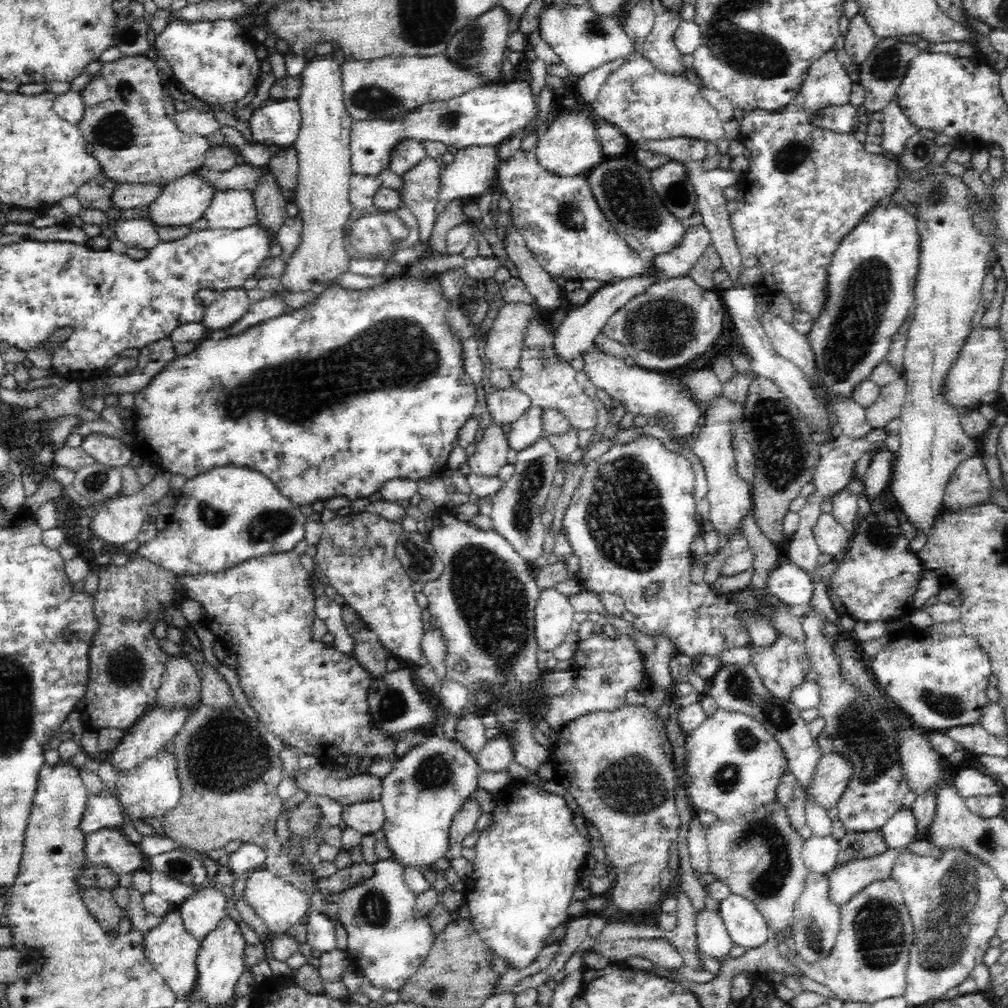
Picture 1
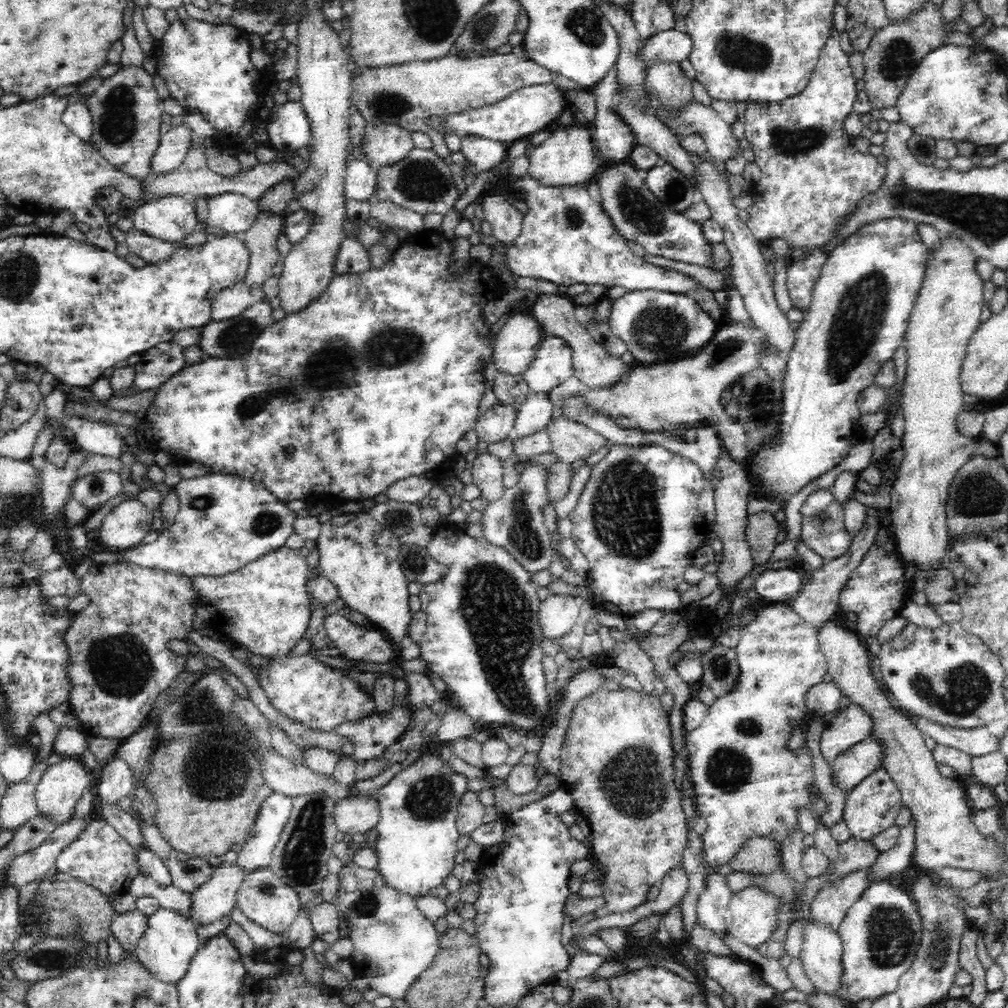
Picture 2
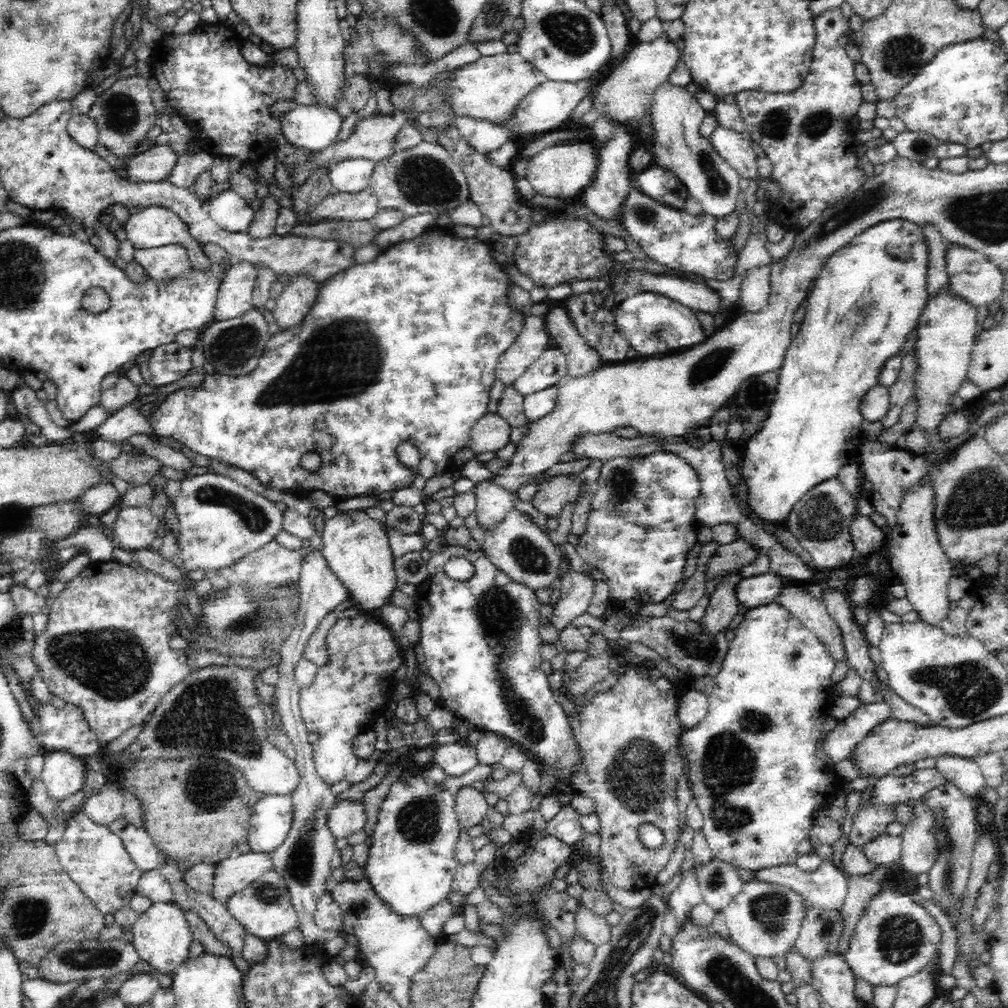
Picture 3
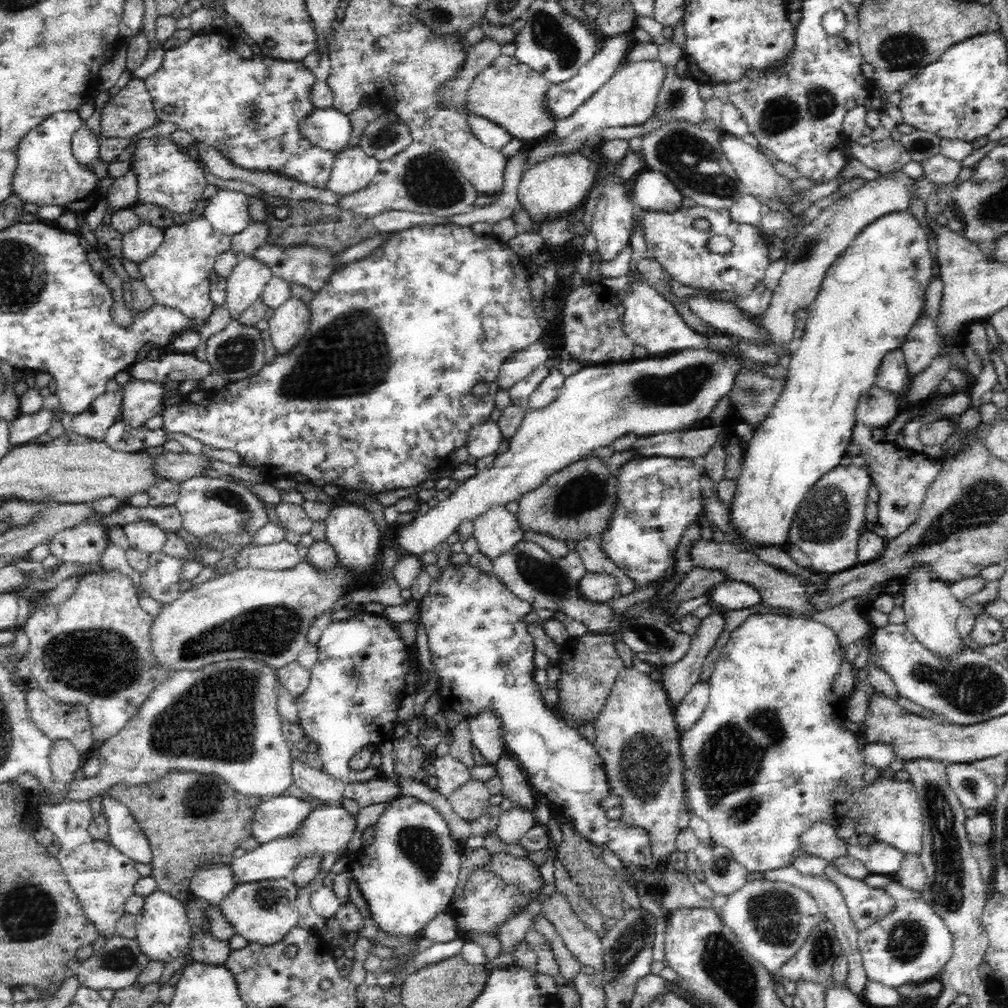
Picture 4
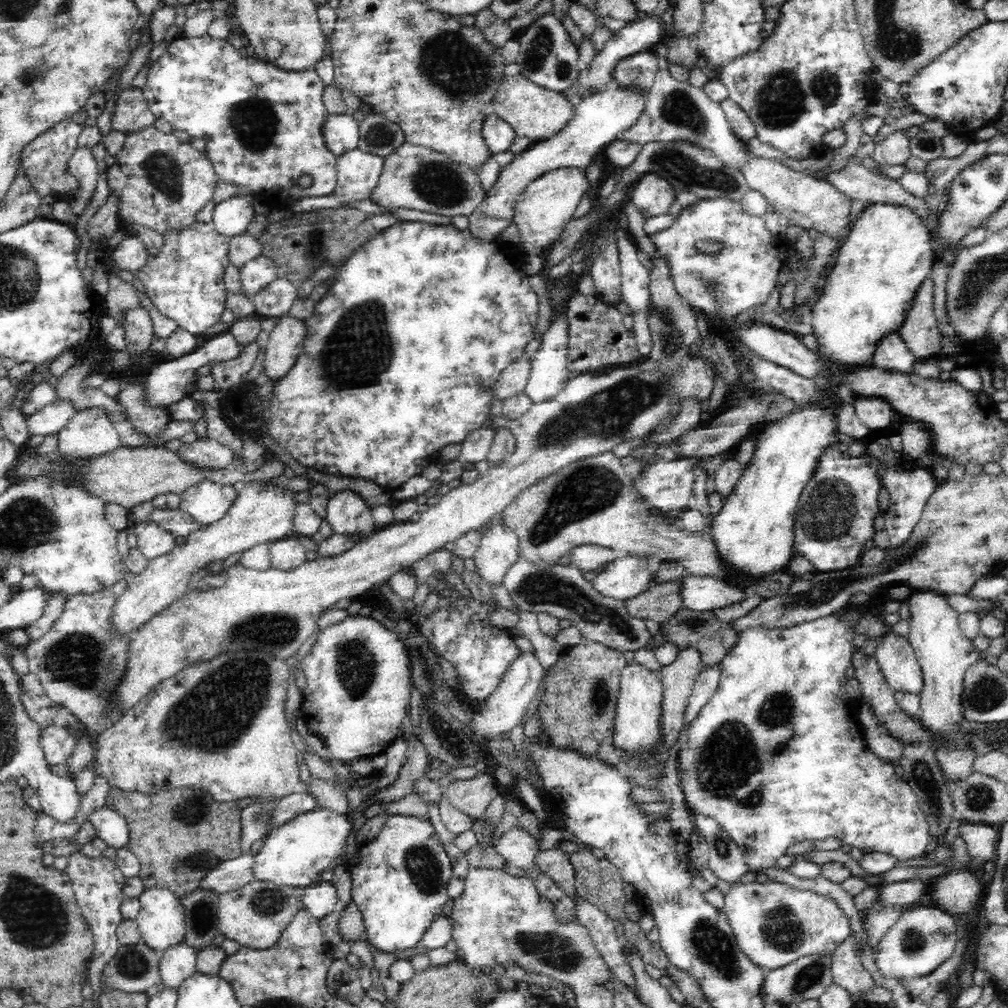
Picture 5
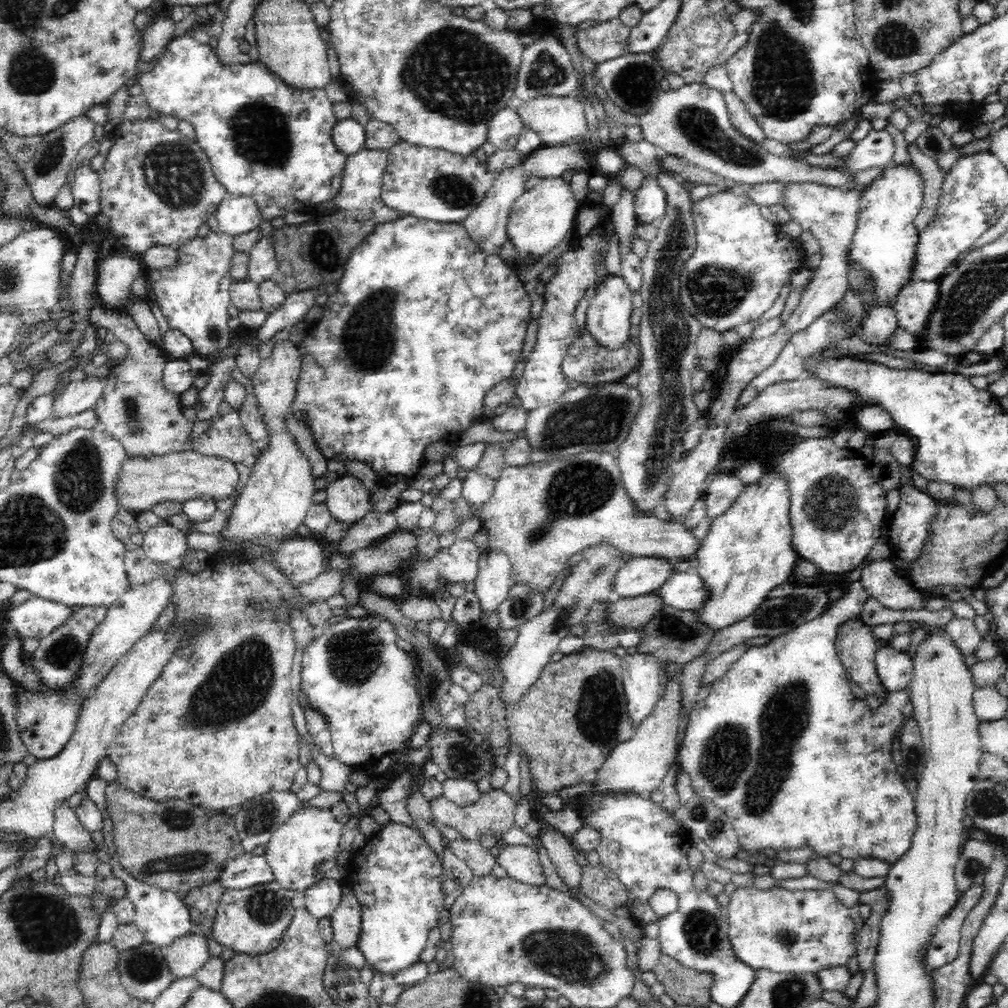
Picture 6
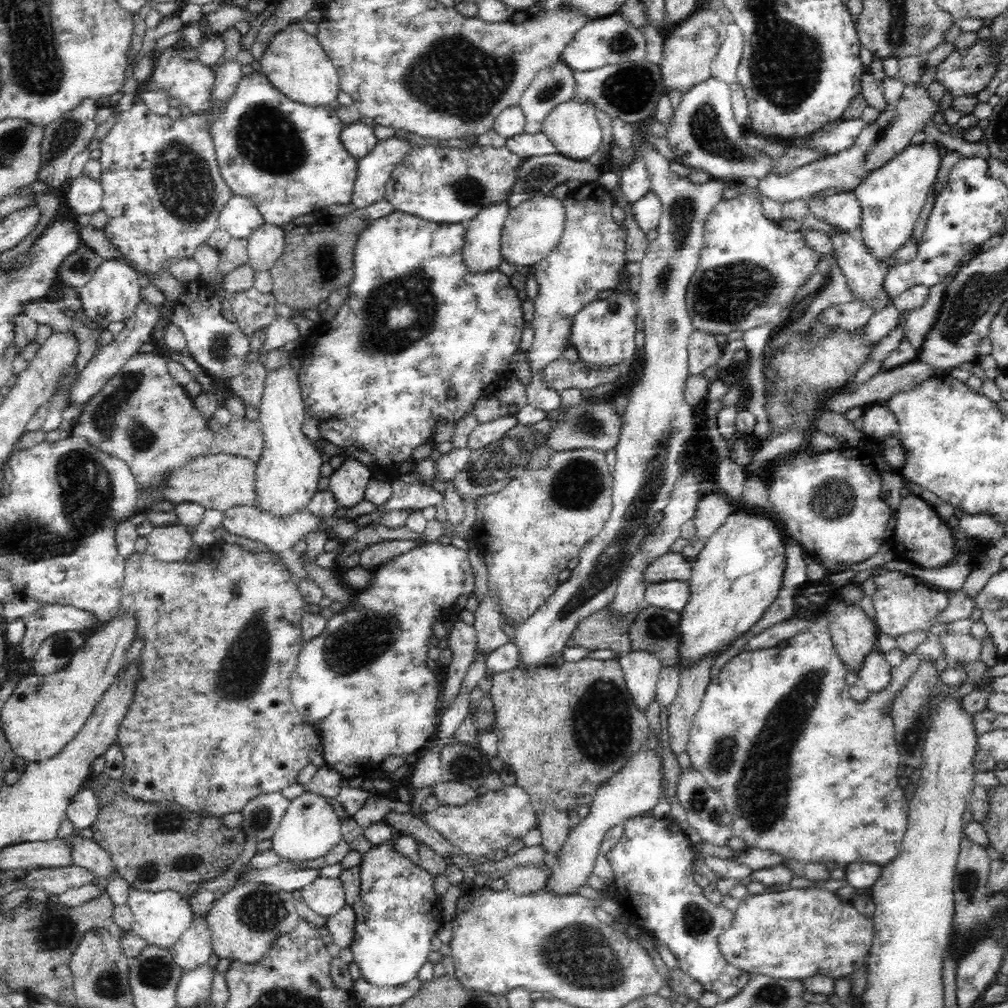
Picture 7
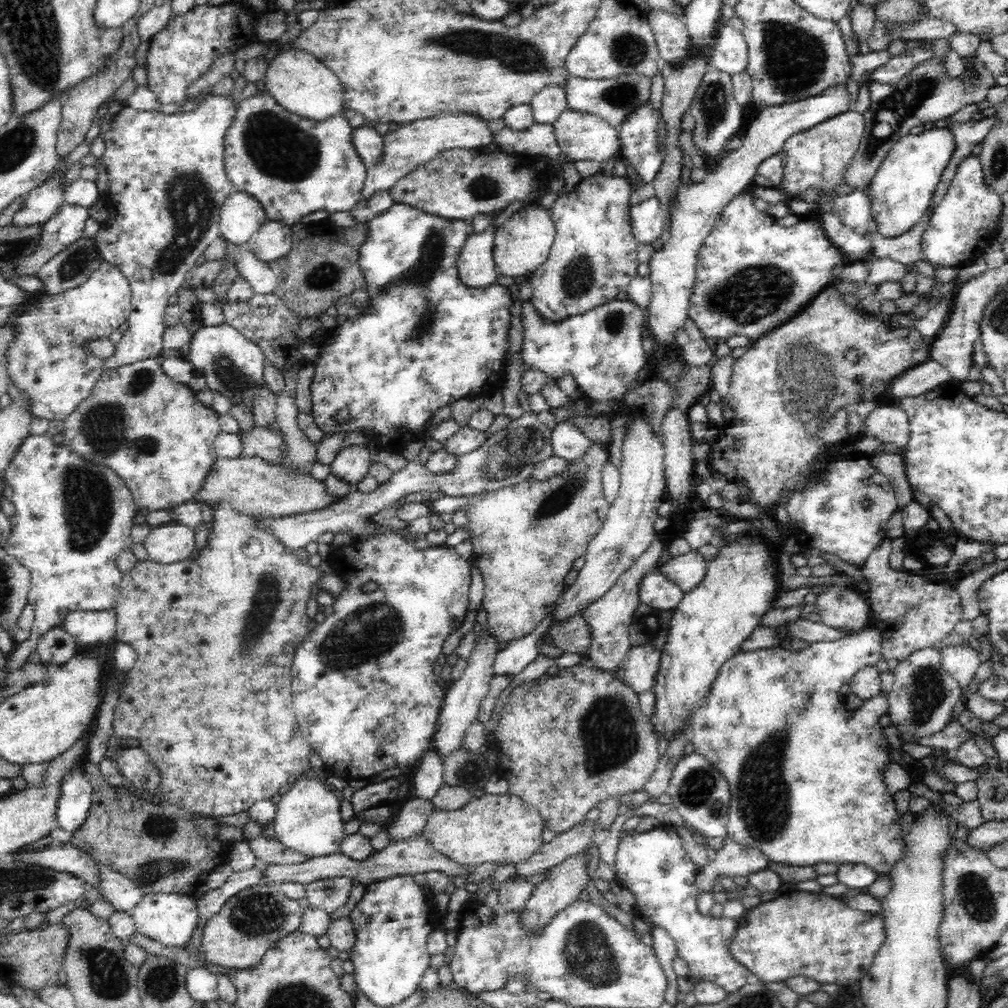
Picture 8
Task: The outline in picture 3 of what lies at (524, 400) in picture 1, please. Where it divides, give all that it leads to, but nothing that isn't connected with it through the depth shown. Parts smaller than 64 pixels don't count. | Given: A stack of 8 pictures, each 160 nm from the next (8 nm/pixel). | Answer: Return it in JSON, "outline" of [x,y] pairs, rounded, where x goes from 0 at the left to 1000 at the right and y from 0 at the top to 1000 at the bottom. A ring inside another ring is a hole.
{"outline":[[[493,409],[481,411],[467,425],[467,438],[464,442],[472,451],[491,448],[506,438],[507,426],[508,423]]]}

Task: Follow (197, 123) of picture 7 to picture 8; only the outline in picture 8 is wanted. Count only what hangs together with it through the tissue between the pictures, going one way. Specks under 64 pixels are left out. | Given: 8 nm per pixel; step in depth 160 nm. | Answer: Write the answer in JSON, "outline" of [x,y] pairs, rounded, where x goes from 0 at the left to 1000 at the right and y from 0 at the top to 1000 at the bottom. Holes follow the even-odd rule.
{"outline":[[[207,92],[200,95],[192,109],[179,109],[175,113],[123,105],[109,129],[100,134],[104,140],[104,151],[99,158],[104,163],[109,185],[108,192],[103,195],[108,213],[100,220],[93,240],[100,259],[115,264],[128,278],[130,309],[126,315],[128,324],[114,342],[113,351],[101,357],[99,370],[105,371],[109,366],[141,356],[156,355],[162,347],[162,330],[166,324],[163,307],[168,303],[167,296],[184,282],[185,274],[206,244],[219,236],[218,210],[223,197],[233,188],[224,173],[221,138],[234,110],[230,95],[222,97]]]}

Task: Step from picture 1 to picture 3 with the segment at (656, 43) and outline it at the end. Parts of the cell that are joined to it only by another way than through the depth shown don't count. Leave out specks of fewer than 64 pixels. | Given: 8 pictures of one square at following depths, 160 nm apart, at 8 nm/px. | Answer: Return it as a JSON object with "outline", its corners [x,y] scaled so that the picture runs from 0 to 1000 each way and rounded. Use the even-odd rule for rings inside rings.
{"outline":[[[659,79],[651,85],[649,97],[646,103],[646,120],[648,121],[649,133],[643,148],[648,153],[648,163],[668,170],[677,183],[682,187],[684,195],[689,196],[695,203],[698,211],[708,214],[711,218],[724,214],[730,208],[730,200],[734,186],[732,185],[733,173],[720,161],[710,148],[705,144],[705,136],[698,136],[694,132],[694,124],[700,115],[700,110],[694,105],[691,97],[685,93],[681,85],[670,85]],[[754,264],[742,268],[738,273],[734,304],[742,311],[751,311],[762,302],[764,294],[765,264]]]}

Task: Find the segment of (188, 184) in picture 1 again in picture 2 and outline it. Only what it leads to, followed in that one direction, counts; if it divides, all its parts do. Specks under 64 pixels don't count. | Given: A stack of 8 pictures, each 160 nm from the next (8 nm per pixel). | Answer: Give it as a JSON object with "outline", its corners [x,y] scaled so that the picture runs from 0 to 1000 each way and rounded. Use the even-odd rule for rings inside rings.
{"outline":[[[169,193],[144,200],[133,210],[131,226],[164,240],[179,241],[196,226],[193,197],[185,193],[183,195]]]}

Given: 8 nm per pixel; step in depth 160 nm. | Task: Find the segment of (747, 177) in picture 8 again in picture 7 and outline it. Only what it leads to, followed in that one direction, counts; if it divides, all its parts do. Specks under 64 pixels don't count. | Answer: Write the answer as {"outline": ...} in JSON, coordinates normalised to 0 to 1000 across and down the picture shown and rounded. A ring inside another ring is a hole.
{"outline":[[[645,144],[633,151],[633,157],[645,172],[646,188],[655,196],[657,211],[653,235],[645,240],[635,260],[636,282],[630,301],[632,312],[639,313],[639,365],[624,387],[616,433],[609,444],[608,506],[596,529],[577,543],[572,552],[574,559],[566,565],[564,574],[556,578],[546,593],[512,623],[508,636],[516,643],[514,663],[519,659],[528,663],[542,660],[550,647],[562,642],[576,614],[608,596],[616,568],[643,531],[643,522],[651,518],[651,508],[658,506],[666,492],[676,470],[677,448],[686,446],[692,431],[688,404],[681,401],[678,392],[685,371],[682,366],[684,335],[689,328],[682,309],[682,284],[693,262],[701,214],[717,198],[716,190],[735,180],[705,176],[697,183],[687,182],[683,176],[675,176],[665,169],[664,158]]]}

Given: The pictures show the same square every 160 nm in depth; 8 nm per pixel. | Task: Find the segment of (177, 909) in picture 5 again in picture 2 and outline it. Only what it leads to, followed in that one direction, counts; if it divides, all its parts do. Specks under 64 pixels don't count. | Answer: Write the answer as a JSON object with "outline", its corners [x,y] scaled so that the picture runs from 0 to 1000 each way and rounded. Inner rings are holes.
{"outline":[[[157,901],[146,911],[147,921],[138,931],[135,938],[137,950],[145,961],[165,976],[175,977],[188,962],[188,954],[200,937],[194,926],[196,919],[177,904]]]}

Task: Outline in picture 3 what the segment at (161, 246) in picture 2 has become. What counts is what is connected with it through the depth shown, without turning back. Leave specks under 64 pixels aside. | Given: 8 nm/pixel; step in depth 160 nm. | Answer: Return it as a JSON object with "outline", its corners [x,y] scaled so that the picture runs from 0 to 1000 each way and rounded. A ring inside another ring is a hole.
{"outline":[[[179,242],[154,246],[135,246],[133,257],[151,278],[173,278],[185,270],[188,270],[190,262],[187,256],[187,248]]]}

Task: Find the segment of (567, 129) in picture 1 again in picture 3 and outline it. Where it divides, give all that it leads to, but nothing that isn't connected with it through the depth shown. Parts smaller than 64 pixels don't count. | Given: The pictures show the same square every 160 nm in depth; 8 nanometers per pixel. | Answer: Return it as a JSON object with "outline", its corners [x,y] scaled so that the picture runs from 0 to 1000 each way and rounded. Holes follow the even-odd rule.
{"outline":[[[584,138],[560,140],[541,147],[525,158],[521,177],[525,179],[530,190],[546,196],[574,196],[589,179],[593,156]]]}

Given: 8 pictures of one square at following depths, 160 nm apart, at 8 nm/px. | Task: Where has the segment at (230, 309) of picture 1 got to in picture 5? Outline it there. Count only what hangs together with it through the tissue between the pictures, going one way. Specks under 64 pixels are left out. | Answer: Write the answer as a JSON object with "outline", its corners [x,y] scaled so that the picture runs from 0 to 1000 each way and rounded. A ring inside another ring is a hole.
{"outline":[[[256,253],[237,268],[241,294],[252,295],[268,280],[275,278],[275,265],[268,255]]]}

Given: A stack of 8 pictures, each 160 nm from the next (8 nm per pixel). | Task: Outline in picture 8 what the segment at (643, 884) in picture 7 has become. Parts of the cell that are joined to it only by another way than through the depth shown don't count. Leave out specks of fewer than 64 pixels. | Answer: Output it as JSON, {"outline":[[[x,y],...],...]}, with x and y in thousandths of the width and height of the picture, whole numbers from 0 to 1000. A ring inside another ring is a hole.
{"outline":[[[655,817],[655,819],[643,823],[643,825],[627,825],[627,827],[617,829],[610,849],[610,864],[614,877],[629,888],[630,907],[643,910],[650,920],[661,922],[667,932],[671,934],[673,949],[683,955],[685,961],[683,970],[685,972],[688,974],[704,973],[718,981],[722,987],[734,982],[740,975],[745,973],[747,970],[745,964],[738,958],[733,957],[720,942],[721,935],[729,927],[732,920],[732,913],[720,911],[717,908],[714,910],[704,907],[696,908],[692,904],[690,889],[694,885],[689,878],[692,860],[681,846],[679,839],[677,839],[677,833],[669,821]]]}

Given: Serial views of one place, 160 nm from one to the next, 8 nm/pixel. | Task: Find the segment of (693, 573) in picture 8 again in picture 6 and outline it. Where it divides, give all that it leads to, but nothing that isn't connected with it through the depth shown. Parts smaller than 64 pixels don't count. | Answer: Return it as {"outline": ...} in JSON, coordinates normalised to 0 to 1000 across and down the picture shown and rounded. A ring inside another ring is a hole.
{"outline":[[[628,553],[611,567],[607,586],[613,593],[629,593],[650,587],[669,568],[667,559],[653,553]]]}

